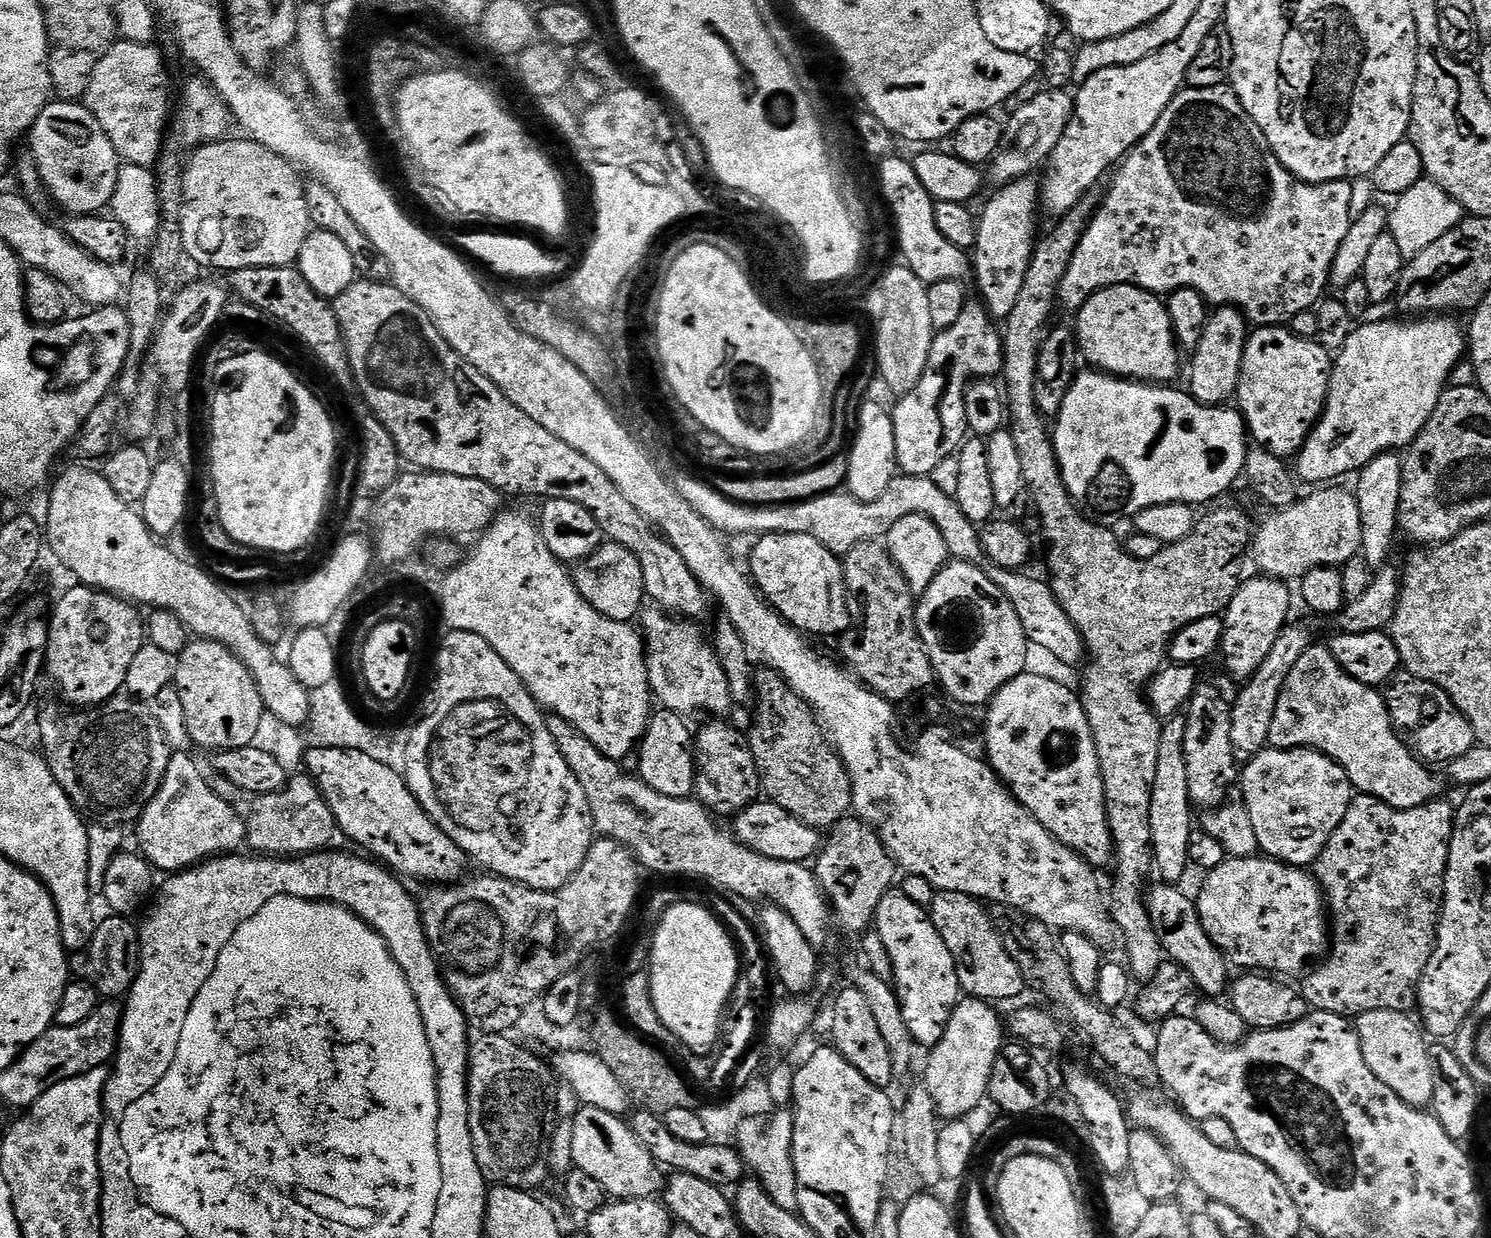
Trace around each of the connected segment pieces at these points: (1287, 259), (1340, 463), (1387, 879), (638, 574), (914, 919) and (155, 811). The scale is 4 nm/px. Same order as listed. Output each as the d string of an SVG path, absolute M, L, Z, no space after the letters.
M1227 83L1210 89L1188 86L1180 91L1170 102L1170 106L1166 106L1154 130L1150 130L1150 134L1142 138L1142 142L1124 157L1111 180L1112 185L1109 186L1108 193L1105 194L1104 200L1102 196L1092 219L1088 222L1087 231L1080 239L1074 258L1066 270L1066 278L1062 278L1058 304L1061 309L1065 308L1066 311L1072 312L1071 314L1079 313L1082 305L1094 293L1104 288L1133 284L1142 290L1157 294L1169 294L1177 292L1179 288L1189 288L1197 291L1209 305L1241 309L1249 325L1262 328L1287 325L1298 314L1315 309L1319 305L1325 295L1324 287L1327 289L1330 284L1332 263L1338 254L1338 246L1346 242L1346 234L1350 234L1350 226L1354 219L1353 185L1347 180L1335 180L1332 184L1305 184L1298 177L1291 176L1282 166L1282 162L1278 162L1274 150L1270 150L1266 134L1258 130L1254 118L1246 114L1236 92Z
M1436 314L1431 318L1412 318L1407 322L1409 324L1399 324L1396 320L1380 320L1377 324L1368 324L1369 322L1361 323L1350 334L1350 339L1347 340L1343 350L1335 353L1334 363L1332 366L1332 387L1328 390L1328 401L1324 405L1324 413L1320 416L1319 423L1313 428L1311 435L1308 436L1308 441L1300 449L1295 457L1294 472L1301 481L1312 484L1308 486L1324 486L1329 482L1340 482L1343 476L1359 473L1360 469L1365 468L1369 462L1376 456L1395 453L1396 448L1401 450L1407 449L1418 438L1422 429L1430 422L1430 418L1434 414L1436 407L1440 404L1440 399L1443 398L1446 389L1449 387L1448 375L1455 370L1460 364L1460 359L1465 359L1466 356L1466 332L1463 327L1459 328L1455 324L1455 319L1449 318L1444 314Z
M1357 795L1346 810L1346 818L1334 830L1330 842L1322 850L1314 865L1314 875L1324 890L1326 907L1330 913L1330 951L1326 959L1319 965L1316 977L1312 980L1311 1003L1321 1012L1338 1014L1349 1018L1359 1018L1370 1010L1394 1010L1411 1013L1418 1004L1420 980L1423 978L1432 952L1436 949L1436 925L1440 922L1440 913L1444 907L1444 876L1448 872L1448 855L1452 845L1452 829L1456 827L1456 808L1447 804L1447 799L1432 800L1410 810L1398 810L1375 800L1372 796Z
M611 542L601 544L599 550L575 565L574 581L578 594L598 612L614 622L632 624L646 604L642 562L624 546Z
M903 890L890 891L878 902L874 928L890 954L891 979L910 1034L917 1045L934 1046L944 1037L952 1012L962 999L956 960L942 942L931 915L910 902Z
M173 751L166 774L162 777L160 788L153 794L152 801L144 807L144 813L134 825L136 840L140 843L139 855L151 864L157 873L175 874L185 868L194 868L217 856L235 853L246 844L244 835L245 817L236 813L233 805L227 804L211 789L209 781L196 769L196 764L184 752Z

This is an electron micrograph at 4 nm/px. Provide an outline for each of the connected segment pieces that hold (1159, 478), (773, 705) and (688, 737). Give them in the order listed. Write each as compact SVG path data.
M1087 370L1088 372L1081 371L1075 382L1070 386L1070 390L1066 394L1066 398L1062 402L1062 410L1054 418L1054 435L1052 438L1052 444L1056 447L1056 460L1060 464L1060 473L1064 479L1064 484L1068 488L1068 492L1072 495L1072 499L1076 501L1077 505L1081 509L1087 510L1093 517L1104 518L1100 516L1128 516L1128 518L1135 518L1140 512L1144 512L1147 508L1153 508L1159 504L1191 504L1193 506L1199 506L1199 504L1211 505L1213 502L1211 500L1216 500L1219 498L1223 492L1228 492L1236 484L1236 479L1243 477L1245 475L1245 468L1247 466L1248 453L1250 451L1250 437L1248 434L1248 426L1244 423L1244 415L1232 406L1213 406L1210 404L1200 404L1194 399L1191 394L1187 391L1181 390L1179 392L1176 386L1157 386L1147 382L1137 382L1135 380L1126 380L1118 376L1109 376L1108 373L1099 370Z
M757 671L754 676L756 721L747 733L754 762L760 771L762 788L771 803L790 810L802 822L817 830L831 830L852 812L852 779L825 731L801 696L785 684L778 673Z
M660 710L649 719L648 728L644 731L644 738L638 745L638 756L640 752L639 779L645 782L658 794L666 794L670 798L679 800L691 797L696 787L696 750L694 747L693 729L688 729L689 721L676 712Z

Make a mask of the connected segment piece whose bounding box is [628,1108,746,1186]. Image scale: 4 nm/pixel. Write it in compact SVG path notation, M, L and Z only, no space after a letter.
M640 1108L628 1123L637 1138L642 1141L655 1157L656 1161L667 1169L690 1173L691 1176L703 1178L721 1186L739 1183L746 1171L746 1163L741 1153L733 1145L718 1145L709 1142L703 1144L688 1143L670 1132L661 1115L653 1109Z

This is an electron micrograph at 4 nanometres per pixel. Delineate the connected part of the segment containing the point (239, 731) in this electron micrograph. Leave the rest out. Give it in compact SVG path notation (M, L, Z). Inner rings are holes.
M193 639L176 660L174 688L180 691L180 708L184 711L184 724L196 744L211 750L239 750L247 748L258 733L260 719L266 715L258 686L246 666L226 646L217 641Z

